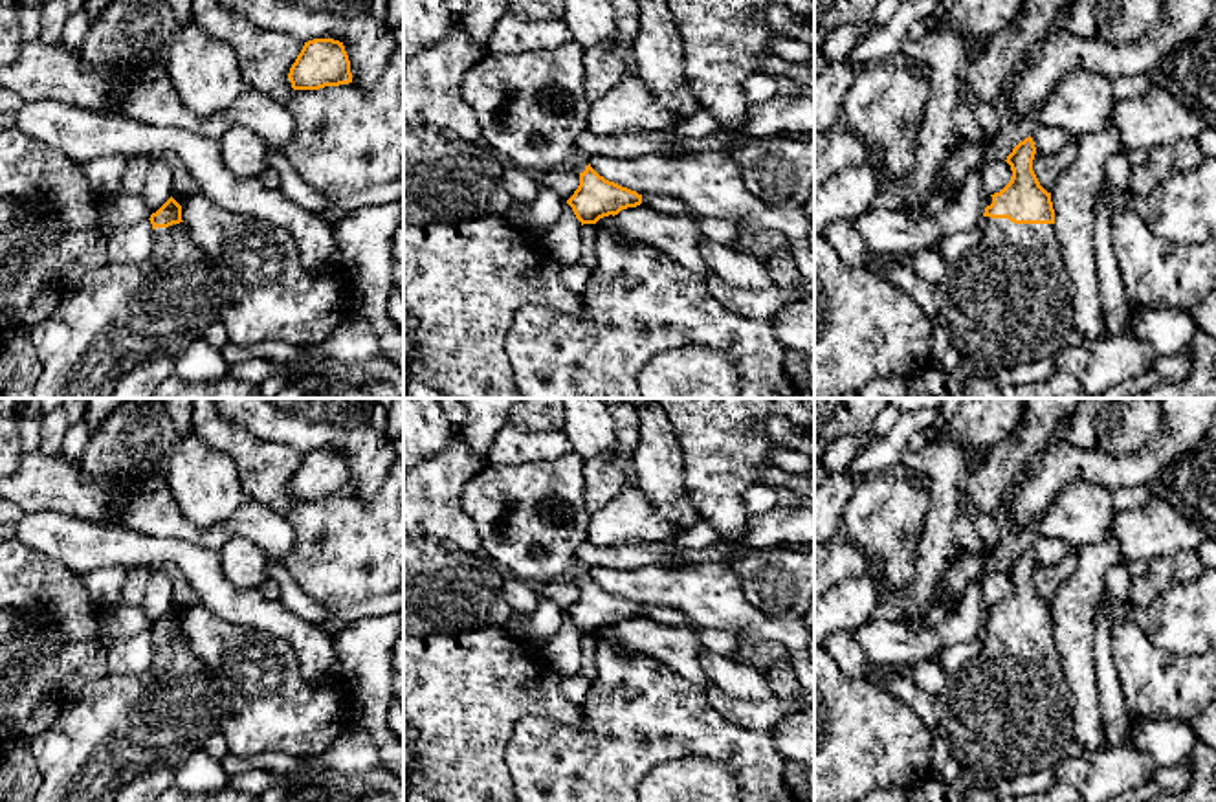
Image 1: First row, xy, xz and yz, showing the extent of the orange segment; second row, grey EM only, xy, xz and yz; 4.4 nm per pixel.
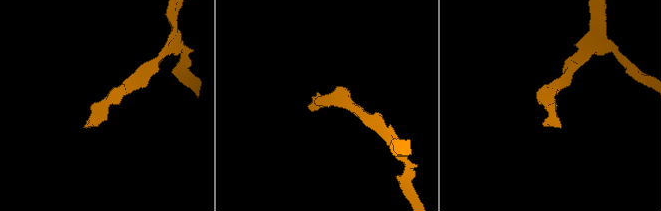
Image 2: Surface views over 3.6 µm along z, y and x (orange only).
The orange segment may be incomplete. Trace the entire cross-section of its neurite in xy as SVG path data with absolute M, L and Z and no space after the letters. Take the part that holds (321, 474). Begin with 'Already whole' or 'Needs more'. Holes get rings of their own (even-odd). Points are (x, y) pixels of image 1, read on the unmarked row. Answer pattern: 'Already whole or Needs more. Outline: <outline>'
Already whole. Outline: M334 450L304 453L288 490L293 501L319 501L352 494L350 472L343 453Z

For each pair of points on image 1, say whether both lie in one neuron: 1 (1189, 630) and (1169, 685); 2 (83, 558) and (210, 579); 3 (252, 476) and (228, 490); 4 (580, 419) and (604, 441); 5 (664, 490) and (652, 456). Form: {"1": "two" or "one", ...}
{"1": "two", "2": "one", "3": "two", "4": "one", "5": "one"}

